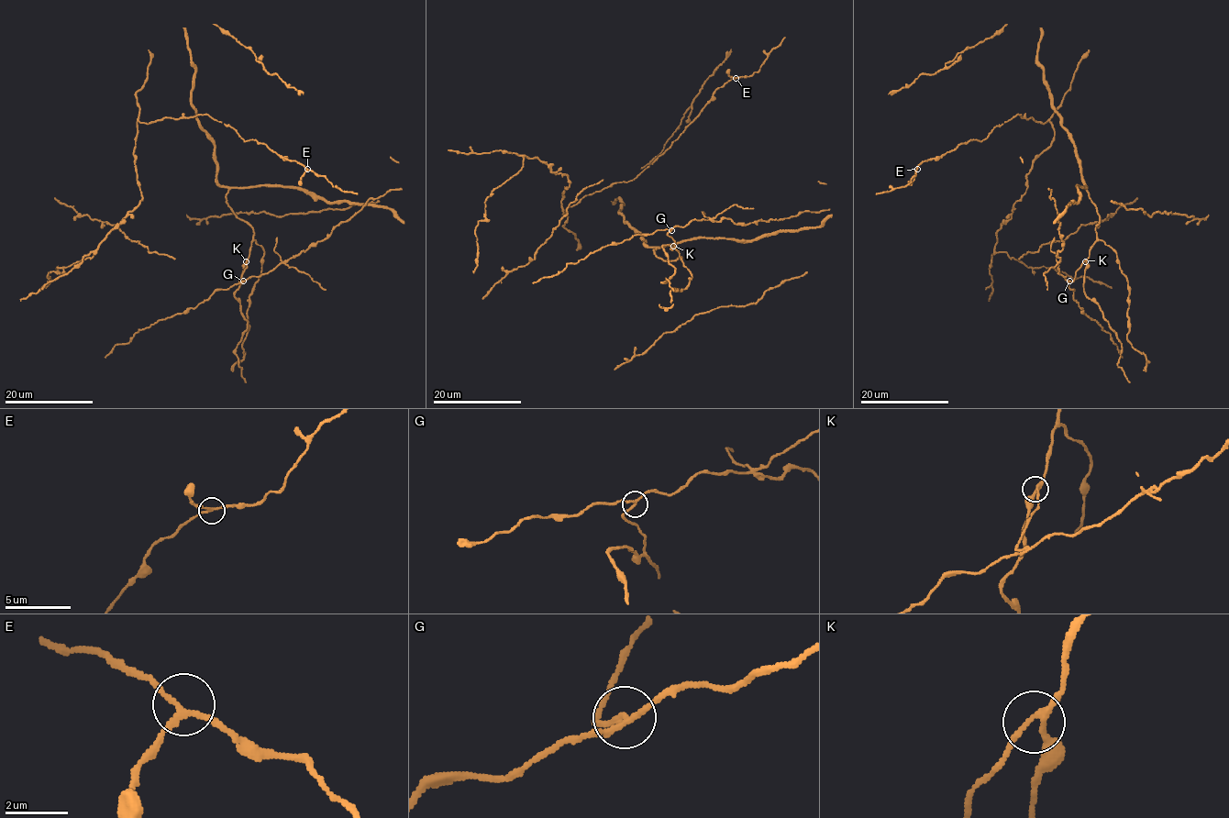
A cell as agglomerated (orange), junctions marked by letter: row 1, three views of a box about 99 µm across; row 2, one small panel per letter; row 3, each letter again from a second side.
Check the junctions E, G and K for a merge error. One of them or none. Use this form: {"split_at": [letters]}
{"split_at": ["G"]}

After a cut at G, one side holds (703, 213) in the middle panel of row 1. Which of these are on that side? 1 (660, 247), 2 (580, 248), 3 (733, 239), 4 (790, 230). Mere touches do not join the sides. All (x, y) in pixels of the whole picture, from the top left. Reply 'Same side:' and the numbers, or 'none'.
Same side: none

